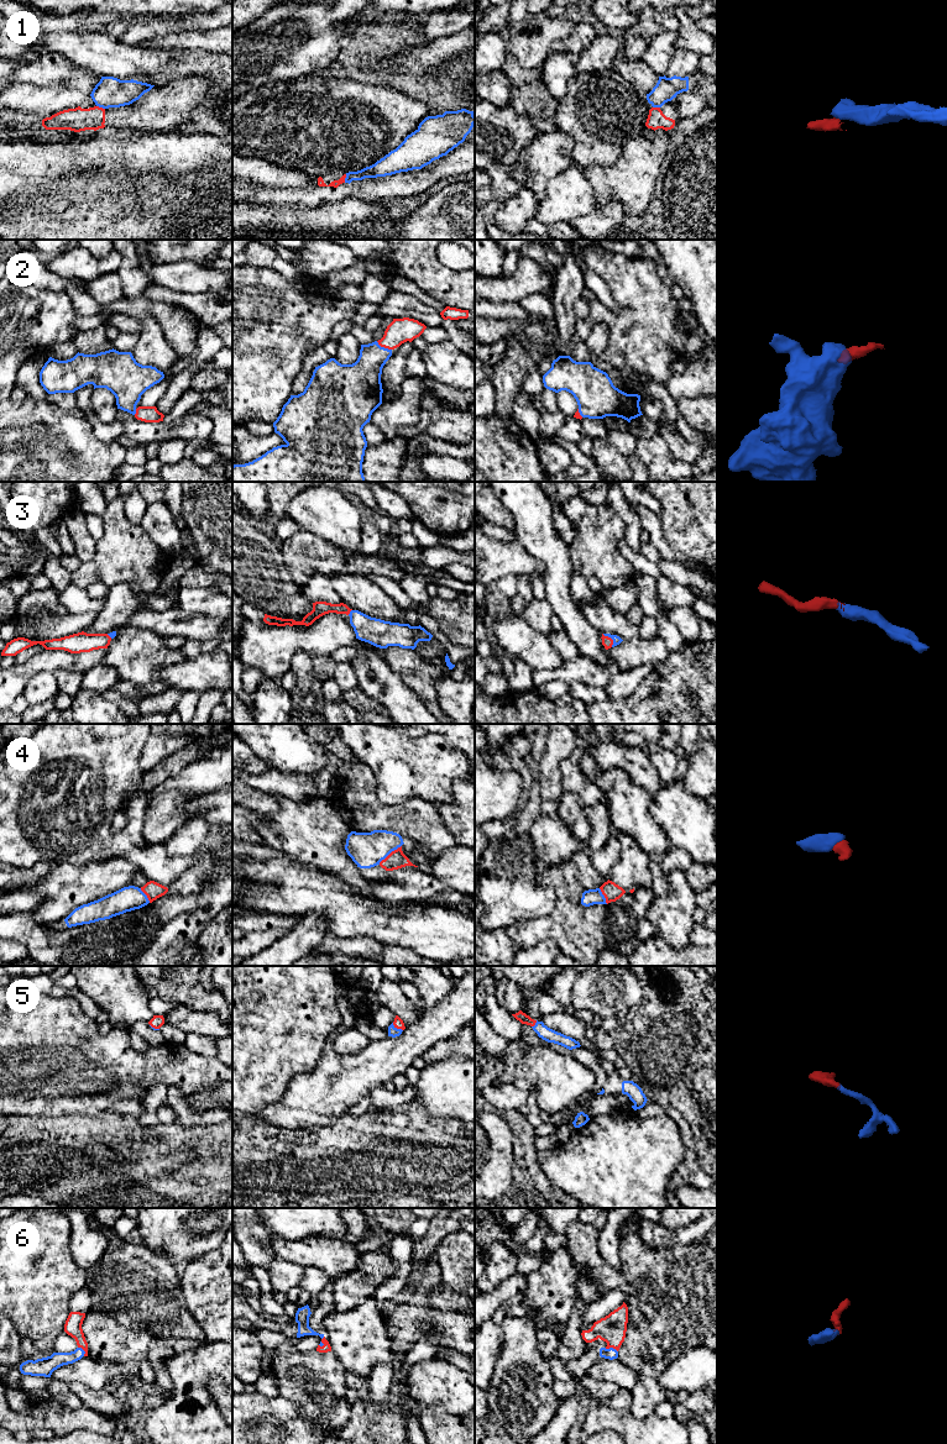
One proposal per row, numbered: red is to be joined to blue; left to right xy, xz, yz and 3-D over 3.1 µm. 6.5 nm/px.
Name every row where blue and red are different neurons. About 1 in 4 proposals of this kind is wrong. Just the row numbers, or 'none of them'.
1

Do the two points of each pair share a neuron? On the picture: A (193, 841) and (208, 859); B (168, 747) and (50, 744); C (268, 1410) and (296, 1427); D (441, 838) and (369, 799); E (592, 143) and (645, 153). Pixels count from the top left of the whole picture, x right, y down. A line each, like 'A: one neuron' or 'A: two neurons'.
A: two neurons
B: two neurons
C: one neuron
D: one neuron
E: two neurons

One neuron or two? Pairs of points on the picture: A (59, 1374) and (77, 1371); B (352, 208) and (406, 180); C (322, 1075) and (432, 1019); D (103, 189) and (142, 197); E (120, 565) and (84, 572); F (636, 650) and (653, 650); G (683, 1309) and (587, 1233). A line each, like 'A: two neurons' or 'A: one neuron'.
A: one neuron
B: two neurons
C: one neuron
D: one neuron
E: one neuron
F: one neuron
G: one neuron

